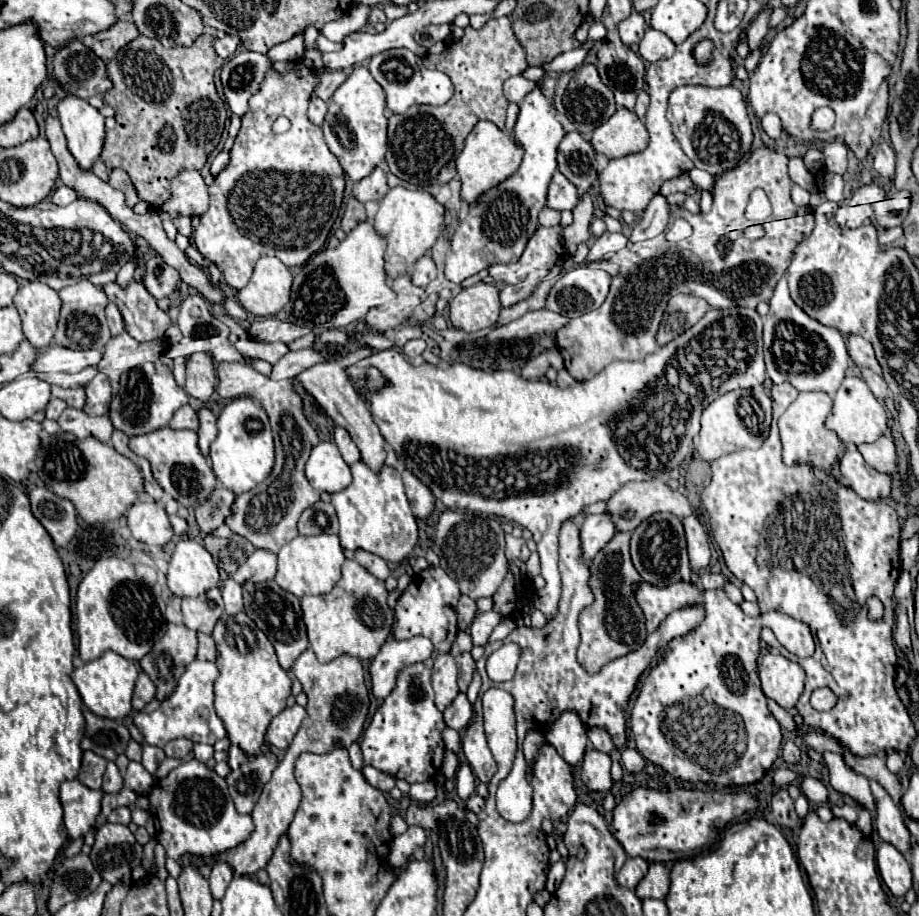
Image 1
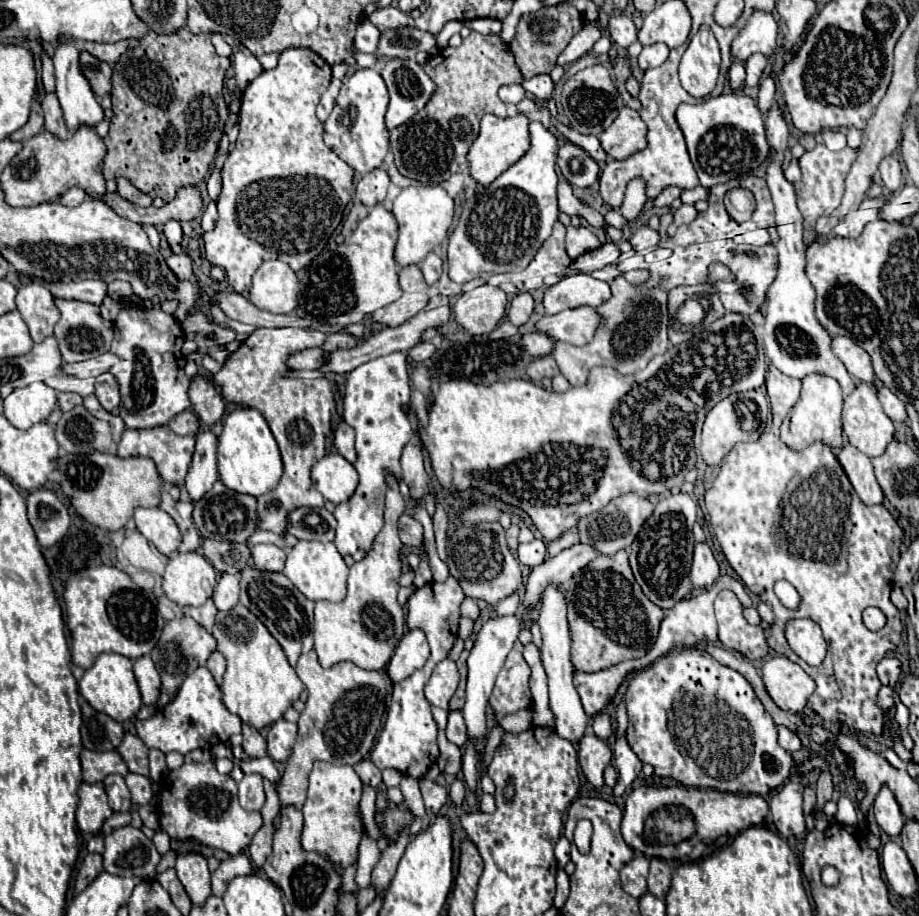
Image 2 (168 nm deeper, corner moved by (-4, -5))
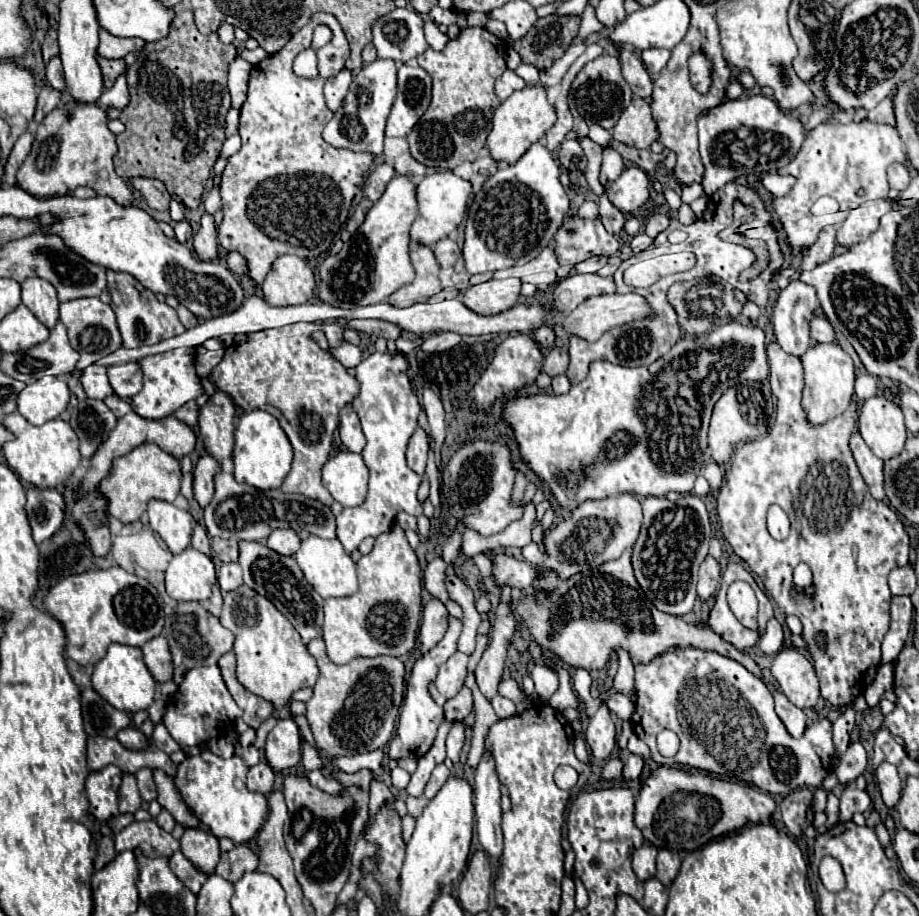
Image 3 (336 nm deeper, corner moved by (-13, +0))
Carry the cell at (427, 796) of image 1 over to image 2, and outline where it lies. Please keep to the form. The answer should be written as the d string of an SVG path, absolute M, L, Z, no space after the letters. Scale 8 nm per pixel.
M421 780L421 796L425 802L427 816L435 818L447 800L447 788L443 788L431 780Z

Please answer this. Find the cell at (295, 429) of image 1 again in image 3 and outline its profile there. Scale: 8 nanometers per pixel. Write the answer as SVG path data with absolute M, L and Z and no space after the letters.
M328 321L328 323L294 323L294 325L284 325L284 327L278 327L278 329L266 329L262 333L250 333L250 335L246 335L246 341L226 347L224 357L214 367L210 379L216 385L216 389L230 395L232 401L238 407L242 407L244 411L262 409L262 411L268 411L270 415L274 415L280 421L282 429L286 431L292 447L294 447L292 471L284 479L282 491L308 495L310 499L316 499L324 505L332 505L334 499L328 493L328 489L322 485L320 471L330 457L332 435L338 429L338 413L340 413L342 405L350 403L360 393L360 383L358 383L356 377L348 375L344 365L340 365L328 351L320 349L310 339L310 333L316 331L316 329L326 333L328 343L342 343L344 341L342 339L344 329L338 323L332 323L332 321Z

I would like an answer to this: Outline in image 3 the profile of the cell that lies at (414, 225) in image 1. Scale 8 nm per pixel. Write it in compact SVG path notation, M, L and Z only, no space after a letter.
M440 171L424 177L418 183L418 217L410 231L412 241L432 247L436 241L448 237L466 215L466 203L468 203L470 191L472 191L470 181L454 175L452 171Z

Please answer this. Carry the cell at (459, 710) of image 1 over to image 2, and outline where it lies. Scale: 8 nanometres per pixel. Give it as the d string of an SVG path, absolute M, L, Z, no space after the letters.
M451 710L449 712L449 722L447 722L447 740L463 746L467 742L469 734L467 734L467 726L463 720L463 712L461 710Z

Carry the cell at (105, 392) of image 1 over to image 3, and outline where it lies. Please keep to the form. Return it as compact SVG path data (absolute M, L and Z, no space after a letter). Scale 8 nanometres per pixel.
M138 363L110 365L108 379L118 397L130 399L142 389L142 367Z

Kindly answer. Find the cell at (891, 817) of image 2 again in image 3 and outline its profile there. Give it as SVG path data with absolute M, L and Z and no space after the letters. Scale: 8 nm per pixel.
M882 761L876 769L876 777L878 777L878 787L882 793L882 799L884 799L886 807L892 809L894 801L898 801L898 789L902 789L902 779L898 777L896 765Z

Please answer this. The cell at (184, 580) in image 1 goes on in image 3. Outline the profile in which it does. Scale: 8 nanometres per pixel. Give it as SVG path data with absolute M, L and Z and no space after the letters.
M188 547L180 555L174 555L166 569L166 593L176 601L206 601L210 599L212 585L216 583L216 571L210 557Z

